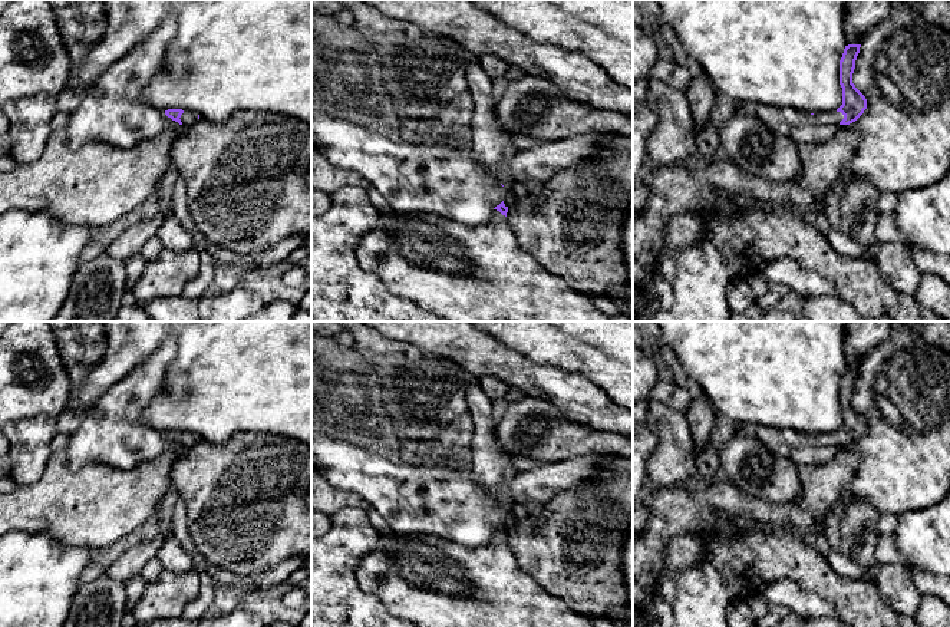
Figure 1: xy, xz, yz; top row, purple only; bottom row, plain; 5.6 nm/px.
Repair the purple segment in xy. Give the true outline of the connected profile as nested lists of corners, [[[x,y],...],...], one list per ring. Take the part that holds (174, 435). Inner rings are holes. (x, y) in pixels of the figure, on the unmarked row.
[[[168,430],[165,432],[165,436],[184,448],[189,448],[199,440],[199,436],[197,436],[195,433],[182,430]]]

